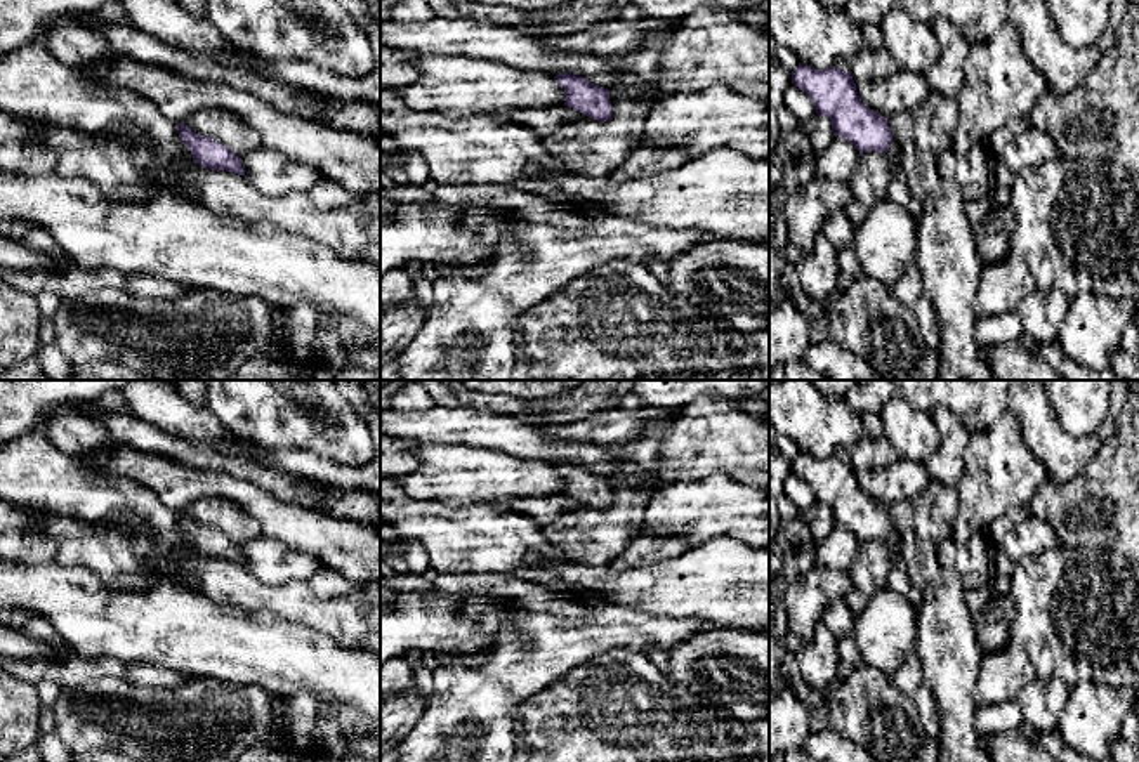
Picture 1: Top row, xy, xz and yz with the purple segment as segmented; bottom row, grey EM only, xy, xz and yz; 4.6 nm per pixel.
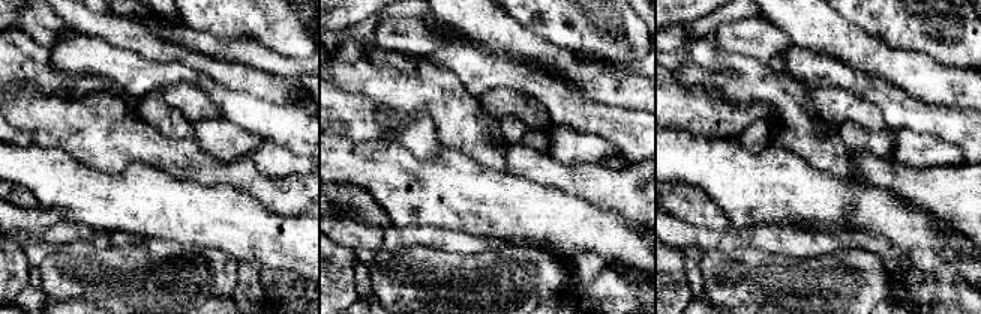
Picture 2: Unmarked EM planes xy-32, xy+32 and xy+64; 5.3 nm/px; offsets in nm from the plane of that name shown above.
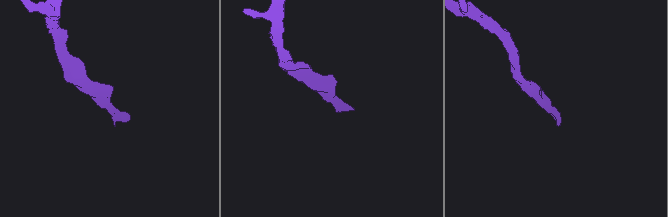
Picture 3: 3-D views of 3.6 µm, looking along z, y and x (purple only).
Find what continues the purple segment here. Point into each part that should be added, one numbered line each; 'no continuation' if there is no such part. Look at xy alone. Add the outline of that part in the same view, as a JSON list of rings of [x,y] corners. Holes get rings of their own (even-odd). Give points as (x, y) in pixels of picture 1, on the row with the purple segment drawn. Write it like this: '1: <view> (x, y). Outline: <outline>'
no continuation

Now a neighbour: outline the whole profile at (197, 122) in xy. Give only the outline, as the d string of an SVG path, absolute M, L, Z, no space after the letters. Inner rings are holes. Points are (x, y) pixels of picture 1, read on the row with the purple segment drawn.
M200 109L184 123L198 135L212 137L236 156L260 146L260 135L236 115L224 109Z

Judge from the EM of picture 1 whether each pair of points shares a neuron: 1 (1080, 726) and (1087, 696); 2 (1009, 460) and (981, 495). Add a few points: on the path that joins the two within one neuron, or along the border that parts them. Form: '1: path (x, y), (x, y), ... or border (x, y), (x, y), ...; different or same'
1: path (1087, 719), (1087, 703); same
2: path (1009, 469), (990, 486); same

